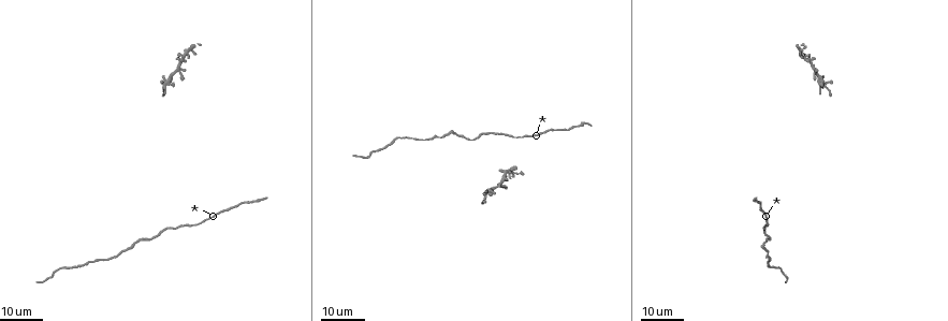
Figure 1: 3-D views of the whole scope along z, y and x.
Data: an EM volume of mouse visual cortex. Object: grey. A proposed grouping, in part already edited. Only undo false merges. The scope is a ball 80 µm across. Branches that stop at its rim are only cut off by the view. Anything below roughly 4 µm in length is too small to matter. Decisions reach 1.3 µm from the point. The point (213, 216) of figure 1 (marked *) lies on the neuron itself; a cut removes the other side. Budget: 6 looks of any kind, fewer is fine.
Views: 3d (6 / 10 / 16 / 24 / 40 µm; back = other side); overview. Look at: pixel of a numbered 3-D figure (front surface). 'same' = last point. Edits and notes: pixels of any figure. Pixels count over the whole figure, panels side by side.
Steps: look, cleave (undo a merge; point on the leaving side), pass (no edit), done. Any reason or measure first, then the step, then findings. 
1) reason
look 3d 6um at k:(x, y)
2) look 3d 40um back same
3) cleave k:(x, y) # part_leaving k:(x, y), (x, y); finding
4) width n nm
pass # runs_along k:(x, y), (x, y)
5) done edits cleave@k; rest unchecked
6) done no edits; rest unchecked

look 3d 24um at 1:(178, 69)

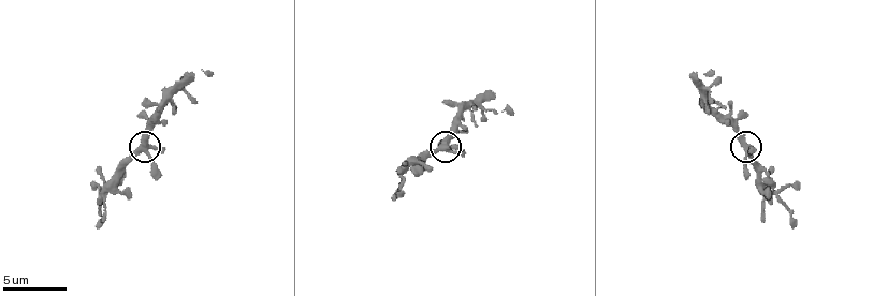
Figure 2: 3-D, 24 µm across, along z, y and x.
closer look
look 3d 10um at 2:(148, 153)

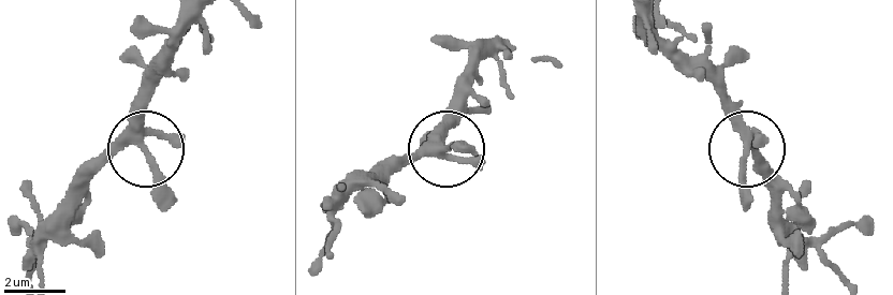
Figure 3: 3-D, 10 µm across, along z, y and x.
width 280 nm
pass # all the same neuron

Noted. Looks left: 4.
narrows sharply
look 3d 24um at 1:(471, 140)

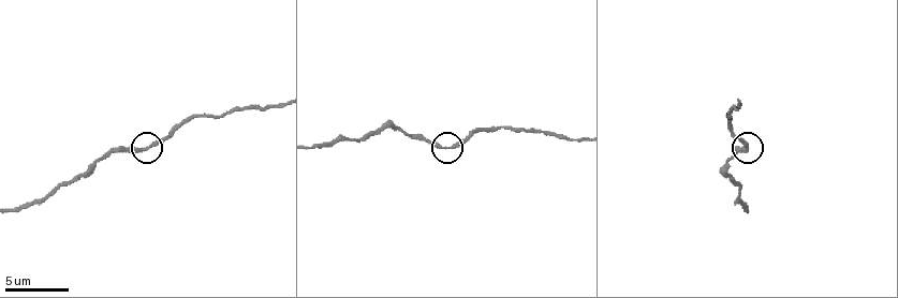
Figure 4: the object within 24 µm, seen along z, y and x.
zoom in
look 3d 10um at 4:(446, 149)

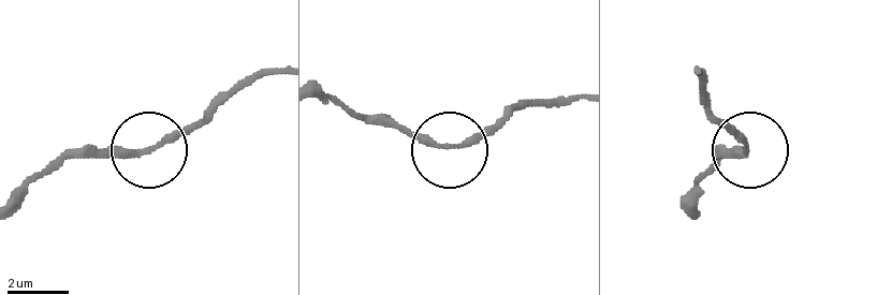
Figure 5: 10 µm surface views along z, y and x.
width 170 nm
pass # runs_along 5:(575, 94), (514, 104), (444, 148), (363, 119); one neuron here

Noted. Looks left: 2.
a narrow waist
look 3d 24um at 1:(423, 139)

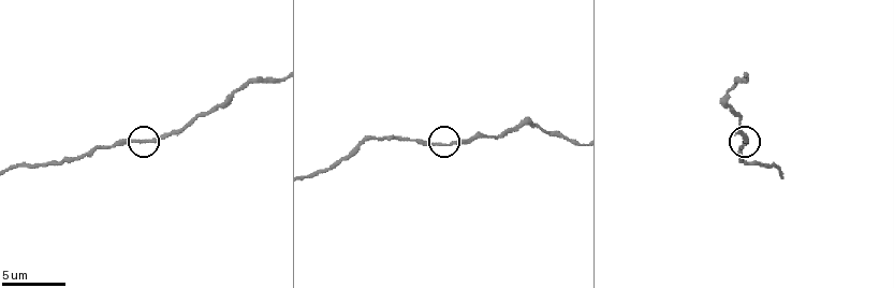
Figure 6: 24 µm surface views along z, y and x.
look 3d 6um at 6:(143, 141)

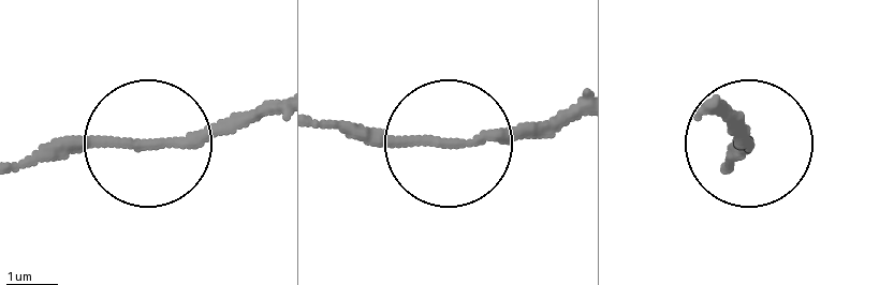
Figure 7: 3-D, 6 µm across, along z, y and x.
pass # runs_along 7:(569, 121), (466, 147), (377, 147), (325, 125); one neuron here

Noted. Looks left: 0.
done no edits; rest unchecked

